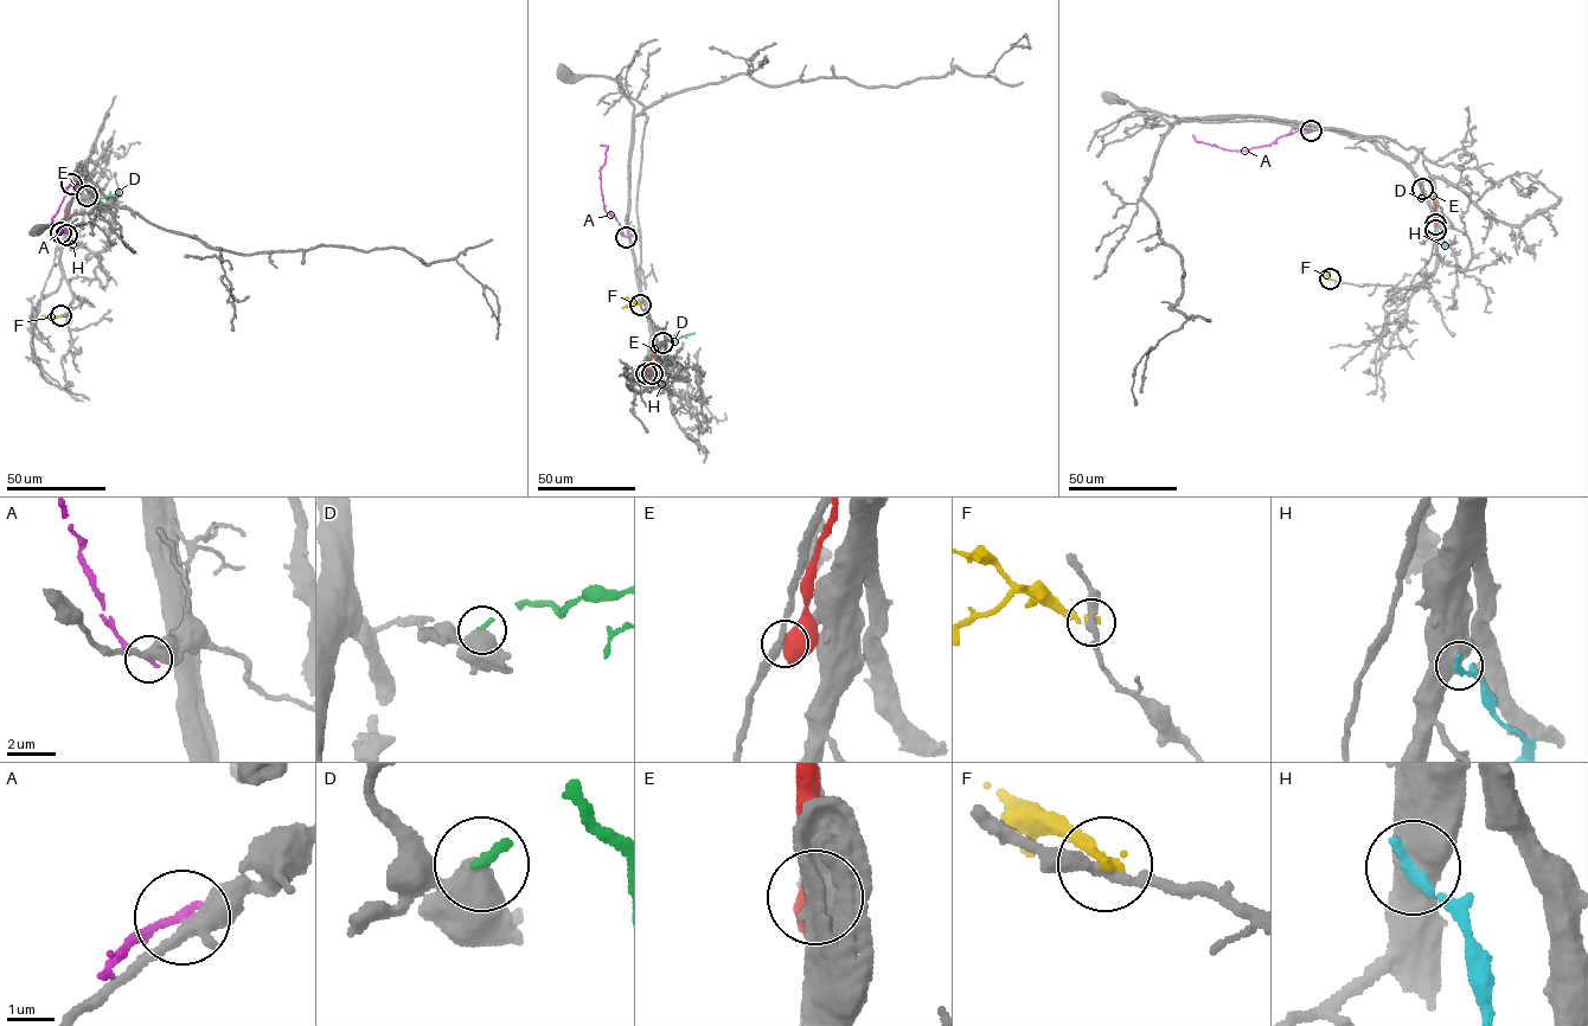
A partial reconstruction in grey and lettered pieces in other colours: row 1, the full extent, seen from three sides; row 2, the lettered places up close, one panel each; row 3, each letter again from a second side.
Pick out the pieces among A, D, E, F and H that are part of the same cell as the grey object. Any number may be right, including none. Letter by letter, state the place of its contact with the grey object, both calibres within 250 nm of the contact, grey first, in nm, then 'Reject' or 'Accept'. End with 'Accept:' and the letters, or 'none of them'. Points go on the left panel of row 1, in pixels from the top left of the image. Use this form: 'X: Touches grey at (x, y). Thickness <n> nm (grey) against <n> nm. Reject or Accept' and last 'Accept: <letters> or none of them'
A: Touches grey at (71, 184). Thickness 440 nm (grey) against 170 nm. Reject
D: Touches grey at (87, 196). Thickness 600 nm (grey) against 190 nm. Reject
E: Touches grey at (61, 232). Thickness 260 nm (grey) against 700 nm. Reject
F: Touches grey at (61, 315). Thickness 280 nm (grey) against 220 nm. Reject
H: Touches grey at (66, 235). Thickness 900 nm (grey) against 260 nm. Reject
Accept: none of them

